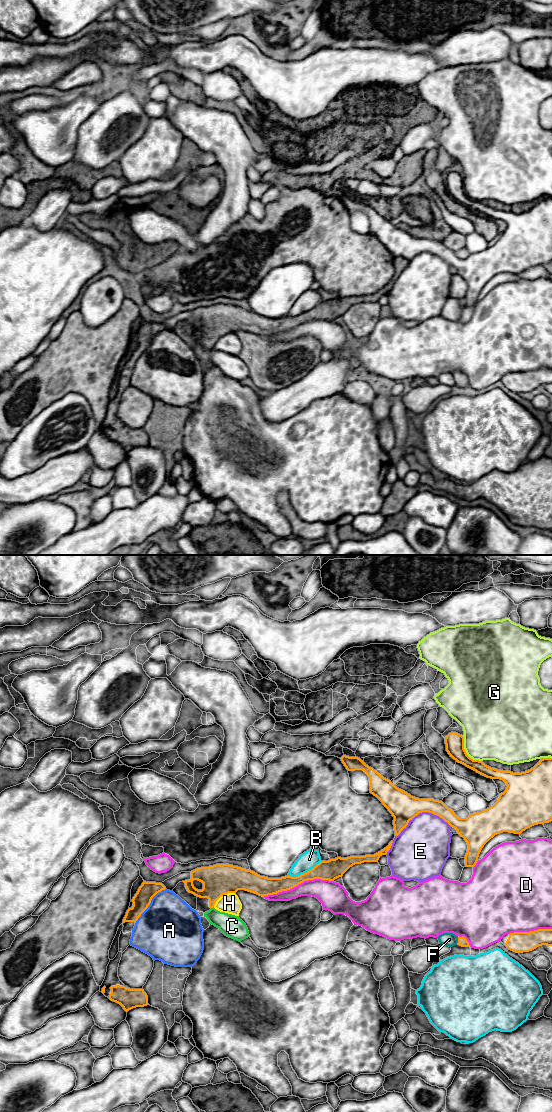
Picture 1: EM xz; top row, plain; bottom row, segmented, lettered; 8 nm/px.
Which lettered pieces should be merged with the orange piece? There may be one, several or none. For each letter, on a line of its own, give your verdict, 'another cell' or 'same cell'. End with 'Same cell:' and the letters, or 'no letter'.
A: another cell
B: another cell
C: another cell
D: another cell
E: another cell
F: another cell
G: another cell
H: another cell
Same cell: no letter

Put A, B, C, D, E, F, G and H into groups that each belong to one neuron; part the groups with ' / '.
A / B / C / D / E / F / G / H

